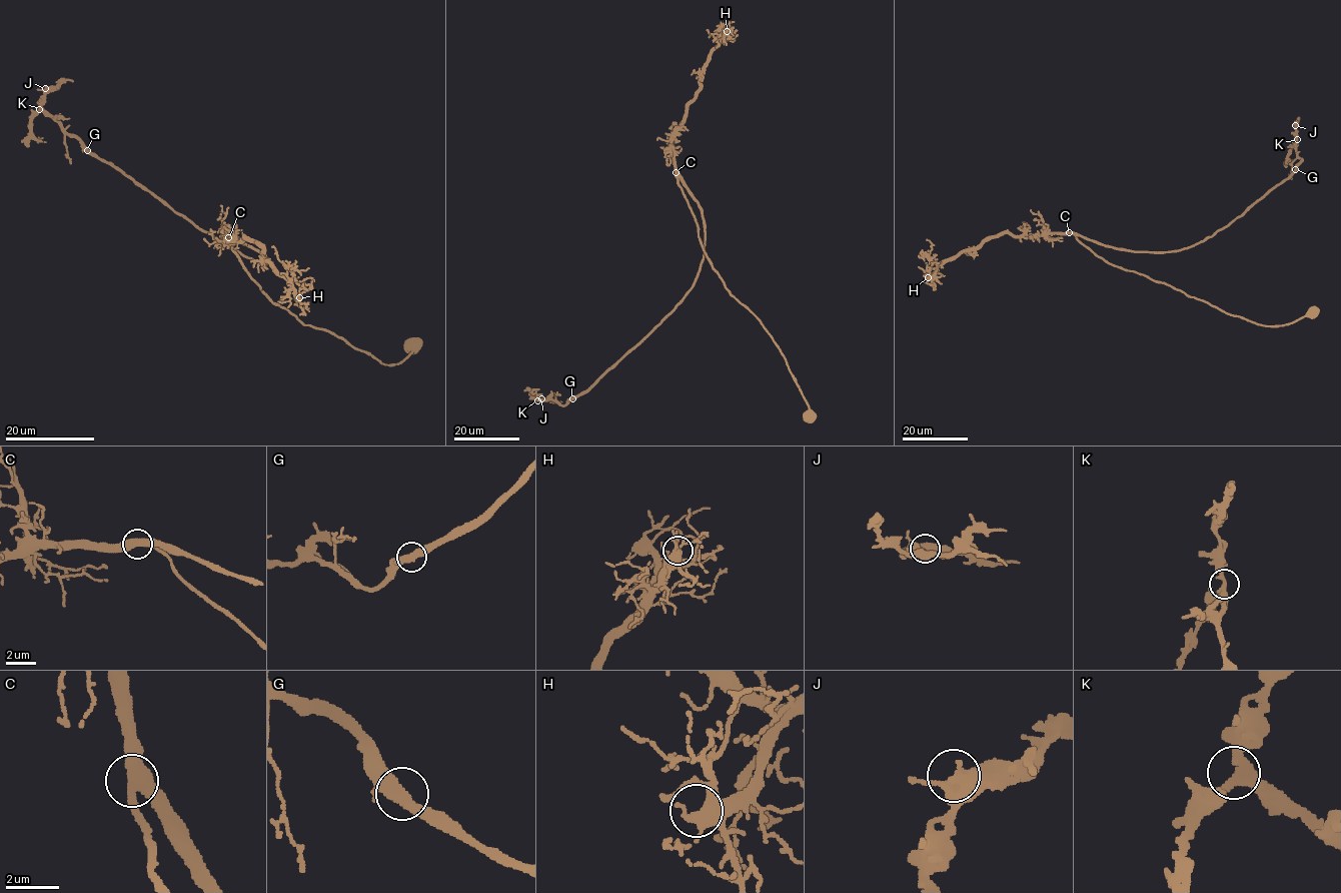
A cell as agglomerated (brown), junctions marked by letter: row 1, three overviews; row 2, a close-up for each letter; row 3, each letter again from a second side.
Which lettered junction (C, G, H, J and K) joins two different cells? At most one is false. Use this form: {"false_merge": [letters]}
{"false_merge": []}

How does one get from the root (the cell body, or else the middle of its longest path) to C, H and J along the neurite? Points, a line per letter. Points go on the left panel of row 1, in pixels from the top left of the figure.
C: (412, 343), (412, 351), (401, 362), (384, 364), (340, 337), (304, 324), (260, 289), (242, 266), (229, 237)
H: (412, 343), (401, 362), (384, 364), (304, 324), (260, 289), (224, 239), (257, 242), (299, 297)
J: (412, 343), (384, 364), (274, 304), (231, 238), (261, 252), (95, 157), (45, 88)

